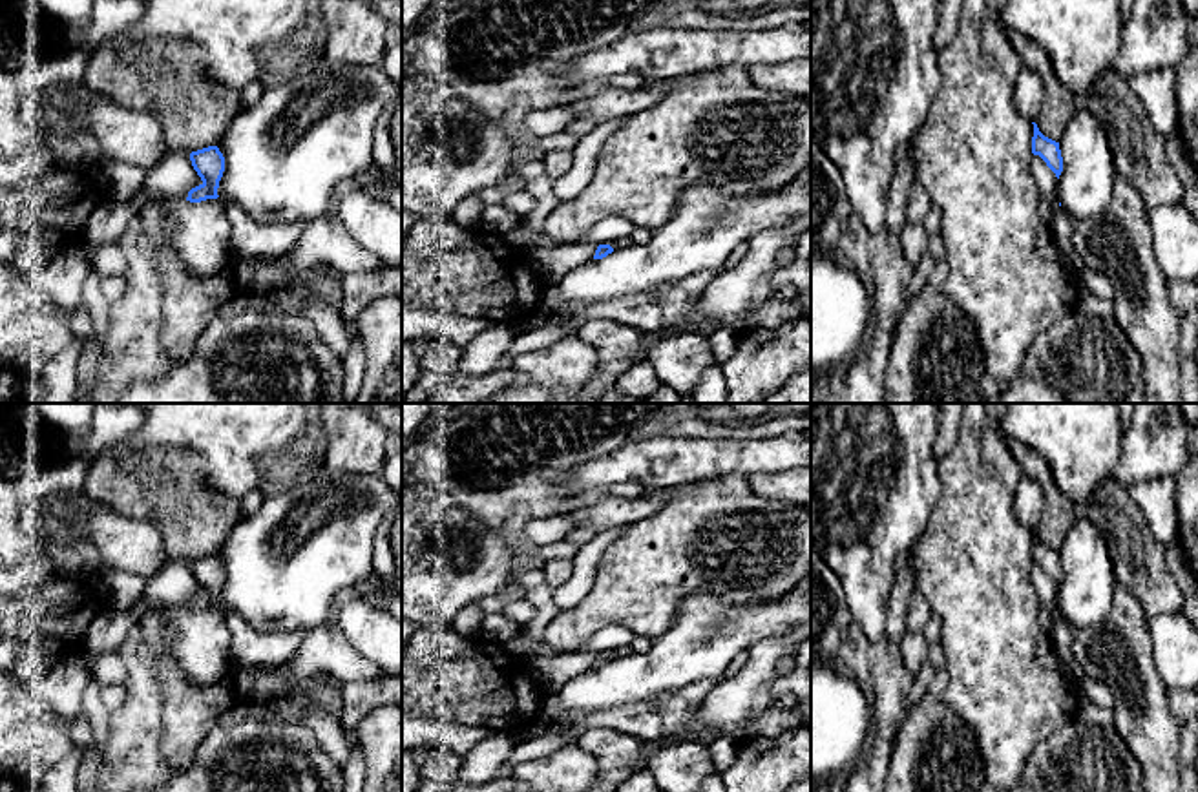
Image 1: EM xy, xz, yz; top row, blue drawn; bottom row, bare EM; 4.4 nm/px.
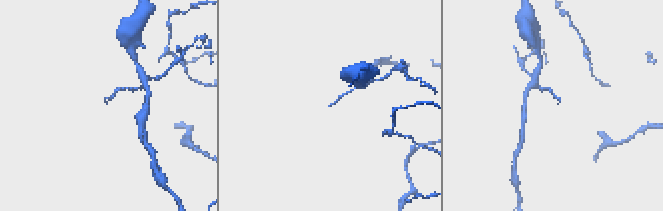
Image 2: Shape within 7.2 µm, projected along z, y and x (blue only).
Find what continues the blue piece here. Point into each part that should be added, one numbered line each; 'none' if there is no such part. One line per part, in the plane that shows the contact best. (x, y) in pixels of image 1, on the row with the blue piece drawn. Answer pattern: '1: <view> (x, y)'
1: xy (199, 232)

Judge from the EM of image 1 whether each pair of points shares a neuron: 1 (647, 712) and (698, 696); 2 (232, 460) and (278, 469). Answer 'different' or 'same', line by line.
1: same
2: different

